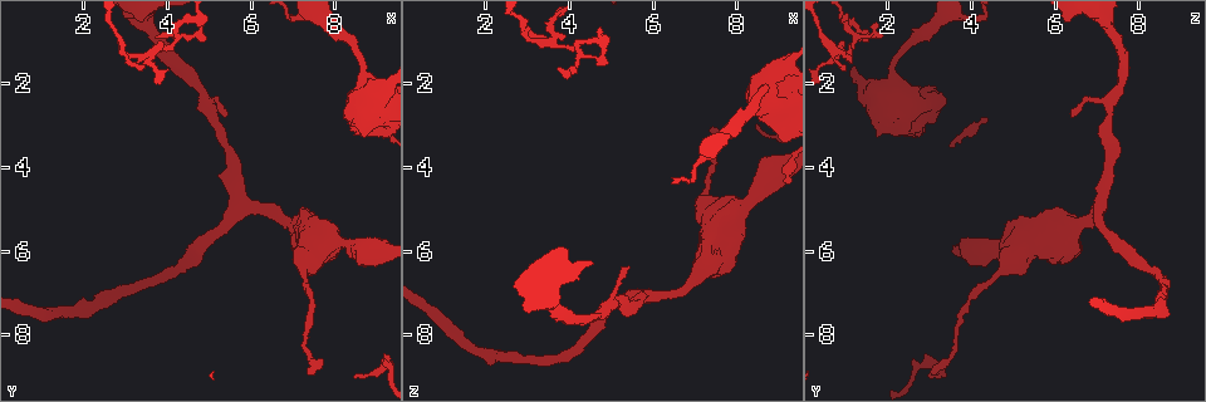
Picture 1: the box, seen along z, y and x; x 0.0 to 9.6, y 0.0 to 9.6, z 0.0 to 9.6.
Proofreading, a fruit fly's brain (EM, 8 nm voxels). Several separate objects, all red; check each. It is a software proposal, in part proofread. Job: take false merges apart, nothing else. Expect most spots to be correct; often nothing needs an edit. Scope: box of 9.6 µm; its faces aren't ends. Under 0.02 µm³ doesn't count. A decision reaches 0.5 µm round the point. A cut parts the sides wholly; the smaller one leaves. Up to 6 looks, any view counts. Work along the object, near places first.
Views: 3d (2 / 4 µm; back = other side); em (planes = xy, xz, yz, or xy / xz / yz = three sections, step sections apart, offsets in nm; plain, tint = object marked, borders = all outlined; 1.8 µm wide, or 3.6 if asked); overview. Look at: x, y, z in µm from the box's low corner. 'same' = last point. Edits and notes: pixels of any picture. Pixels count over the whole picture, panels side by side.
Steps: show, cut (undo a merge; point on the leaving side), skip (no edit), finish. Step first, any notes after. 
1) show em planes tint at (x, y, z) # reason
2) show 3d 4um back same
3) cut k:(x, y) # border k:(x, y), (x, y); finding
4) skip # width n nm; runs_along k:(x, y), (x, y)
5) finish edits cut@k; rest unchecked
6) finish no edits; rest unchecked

show em 3.6um planes plain at (3.05, 1.30, 0.95) # a narrow waist

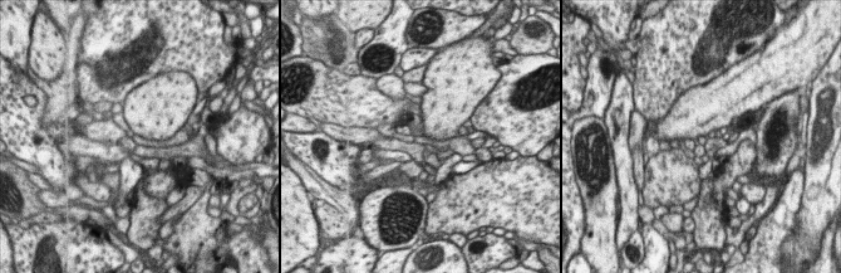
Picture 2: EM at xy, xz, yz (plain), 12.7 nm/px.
show em 3.6um planes borders same # see the neighbours

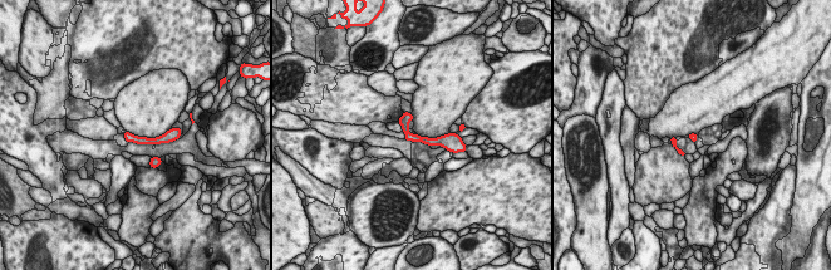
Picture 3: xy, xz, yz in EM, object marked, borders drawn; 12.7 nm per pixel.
skip # width 100 nm; runs_along 3:(402, 121), (412, 137), (448, 138); all the same neuron

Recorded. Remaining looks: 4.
show 3d 4um at (9.20, 2.60, 2.15) # sharp bend

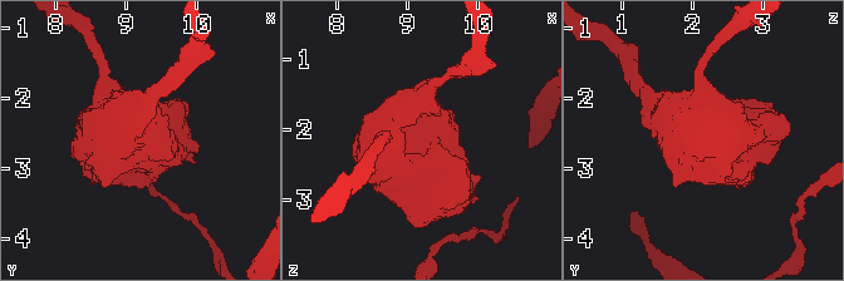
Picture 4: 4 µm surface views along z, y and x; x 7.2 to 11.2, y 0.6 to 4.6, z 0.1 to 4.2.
show em 3.6um yz step 8 tint at (9.15, 2.65, 2.05)

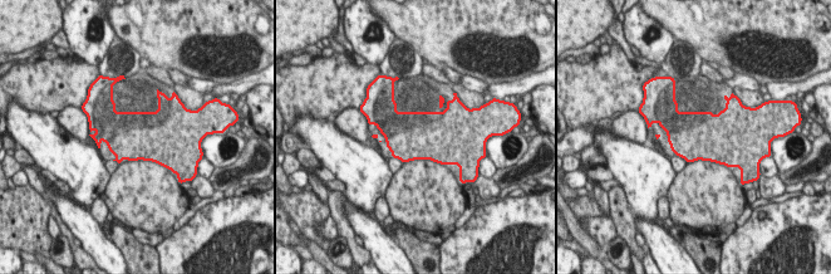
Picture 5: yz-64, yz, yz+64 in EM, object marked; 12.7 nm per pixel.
skip # width 600 nm; all the same neuron

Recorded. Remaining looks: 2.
finish no edits; rest unchecked

